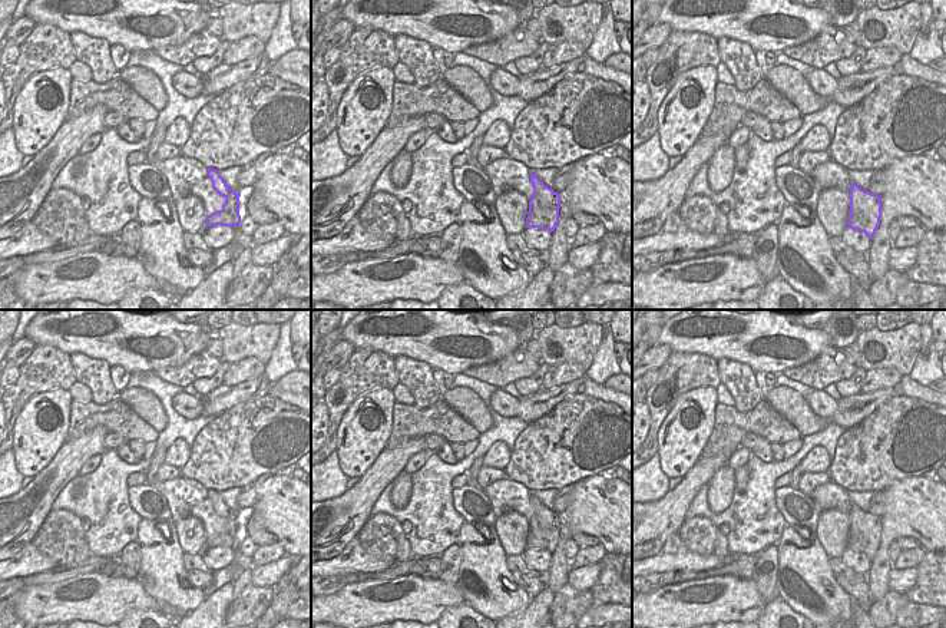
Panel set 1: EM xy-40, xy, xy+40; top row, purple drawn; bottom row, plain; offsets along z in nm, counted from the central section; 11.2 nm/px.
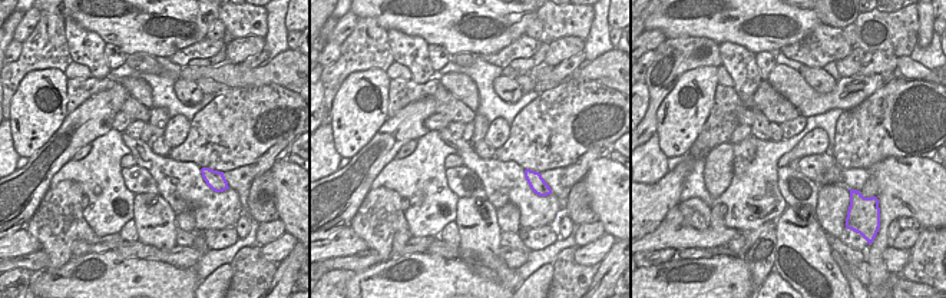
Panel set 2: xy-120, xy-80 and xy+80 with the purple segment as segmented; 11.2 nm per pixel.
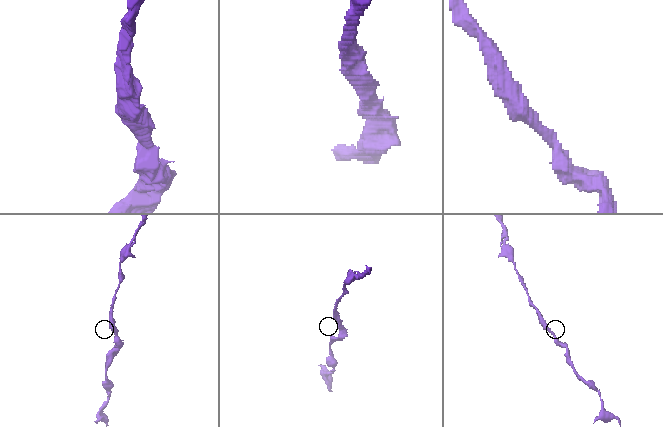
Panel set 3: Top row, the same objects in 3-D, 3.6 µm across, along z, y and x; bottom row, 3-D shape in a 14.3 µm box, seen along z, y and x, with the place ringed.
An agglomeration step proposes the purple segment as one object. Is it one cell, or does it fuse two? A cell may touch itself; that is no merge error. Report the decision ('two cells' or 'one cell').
one cell

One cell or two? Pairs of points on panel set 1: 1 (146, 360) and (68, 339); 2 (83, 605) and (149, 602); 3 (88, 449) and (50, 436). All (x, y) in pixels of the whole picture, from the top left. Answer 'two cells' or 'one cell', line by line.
1: one cell
2: one cell
3: two cells

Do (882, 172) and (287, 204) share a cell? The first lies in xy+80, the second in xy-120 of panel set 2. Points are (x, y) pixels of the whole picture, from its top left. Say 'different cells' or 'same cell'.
same cell

